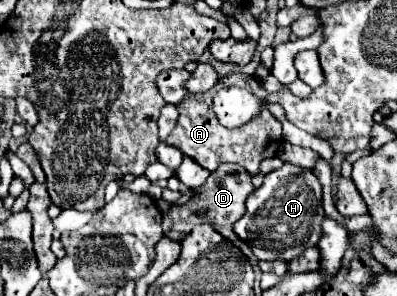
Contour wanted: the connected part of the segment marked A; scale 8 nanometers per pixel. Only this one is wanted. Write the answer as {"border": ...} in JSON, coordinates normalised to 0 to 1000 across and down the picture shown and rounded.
{"border":[[[579,250],[559,270],[549,270],[534,304],[499,318],[499,324],[479,324],[474,338],[448,351],[448,378],[453,378],[448,419],[433,439],[433,453],[418,466],[418,480],[448,493],[463,520],[474,520],[484,541],[494,541],[504,561],[514,561],[529,581],[544,574],[559,547],[594,547],[594,554],[615,561],[620,581],[645,588],[655,574],[655,541],[690,527],[700,514],[700,493],[710,486],[710,426],[680,378],[655,378],[640,405],[630,405],[625,419],[615,419],[605,432],[564,432],[549,412],[544,385],[534,378],[534,311],[549,311],[549,304],[579,297],[579,291],[620,297],[655,338],[670,338],[670,324],[675,324],[675,311],[665,297],[655,297],[655,284],[640,257]]]}

